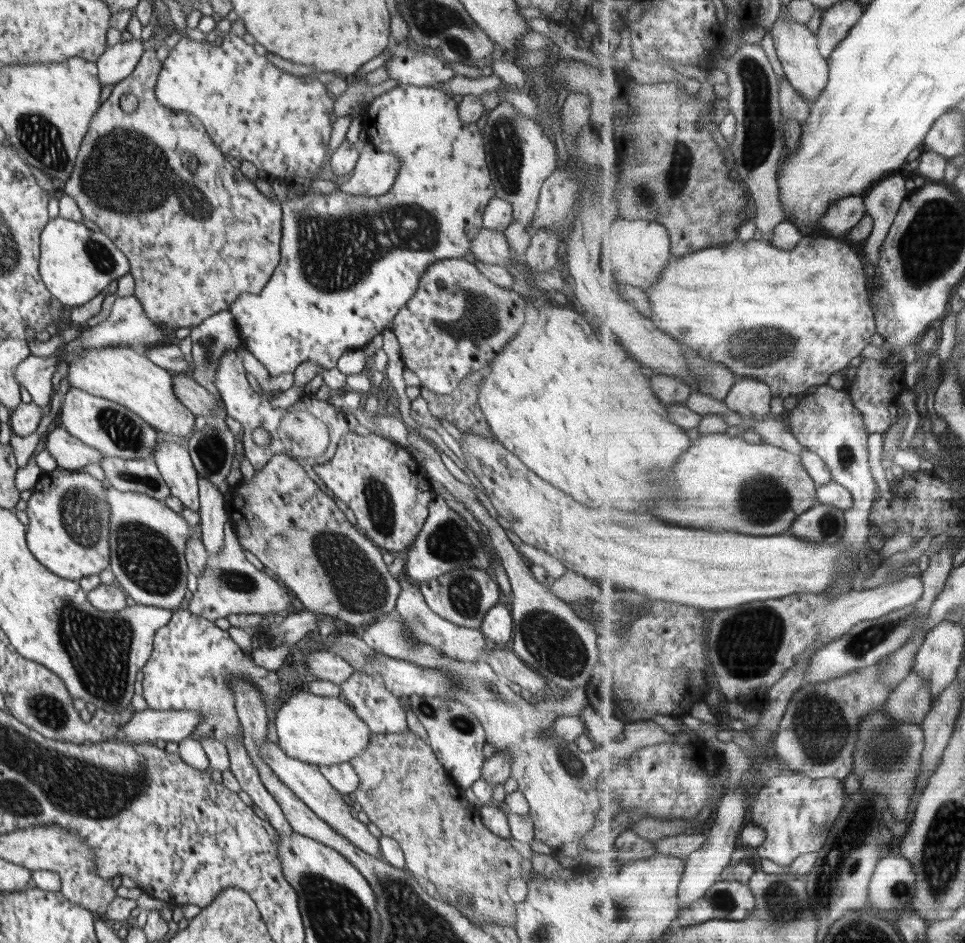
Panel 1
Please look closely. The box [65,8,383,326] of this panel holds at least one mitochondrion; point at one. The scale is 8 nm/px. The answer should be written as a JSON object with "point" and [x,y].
{"point":[124,173]}

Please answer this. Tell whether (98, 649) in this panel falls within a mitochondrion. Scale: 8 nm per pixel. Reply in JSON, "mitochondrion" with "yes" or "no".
{"mitochondrion":"yes"}

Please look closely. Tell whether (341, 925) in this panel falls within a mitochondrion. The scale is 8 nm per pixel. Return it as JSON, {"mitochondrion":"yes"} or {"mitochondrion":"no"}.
{"mitochondrion":"yes"}

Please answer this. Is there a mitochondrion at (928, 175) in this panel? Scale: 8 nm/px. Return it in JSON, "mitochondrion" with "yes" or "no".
{"mitochondrion":"no"}

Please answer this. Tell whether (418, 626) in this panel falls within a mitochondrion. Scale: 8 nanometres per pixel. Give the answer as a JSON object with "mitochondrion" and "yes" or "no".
{"mitochondrion":"yes"}

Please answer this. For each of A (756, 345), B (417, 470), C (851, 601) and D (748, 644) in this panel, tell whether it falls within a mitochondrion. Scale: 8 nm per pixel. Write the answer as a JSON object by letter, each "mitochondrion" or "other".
{"A":"mitochondrion","B":"other","C":"other","D":"mitochondrion"}

